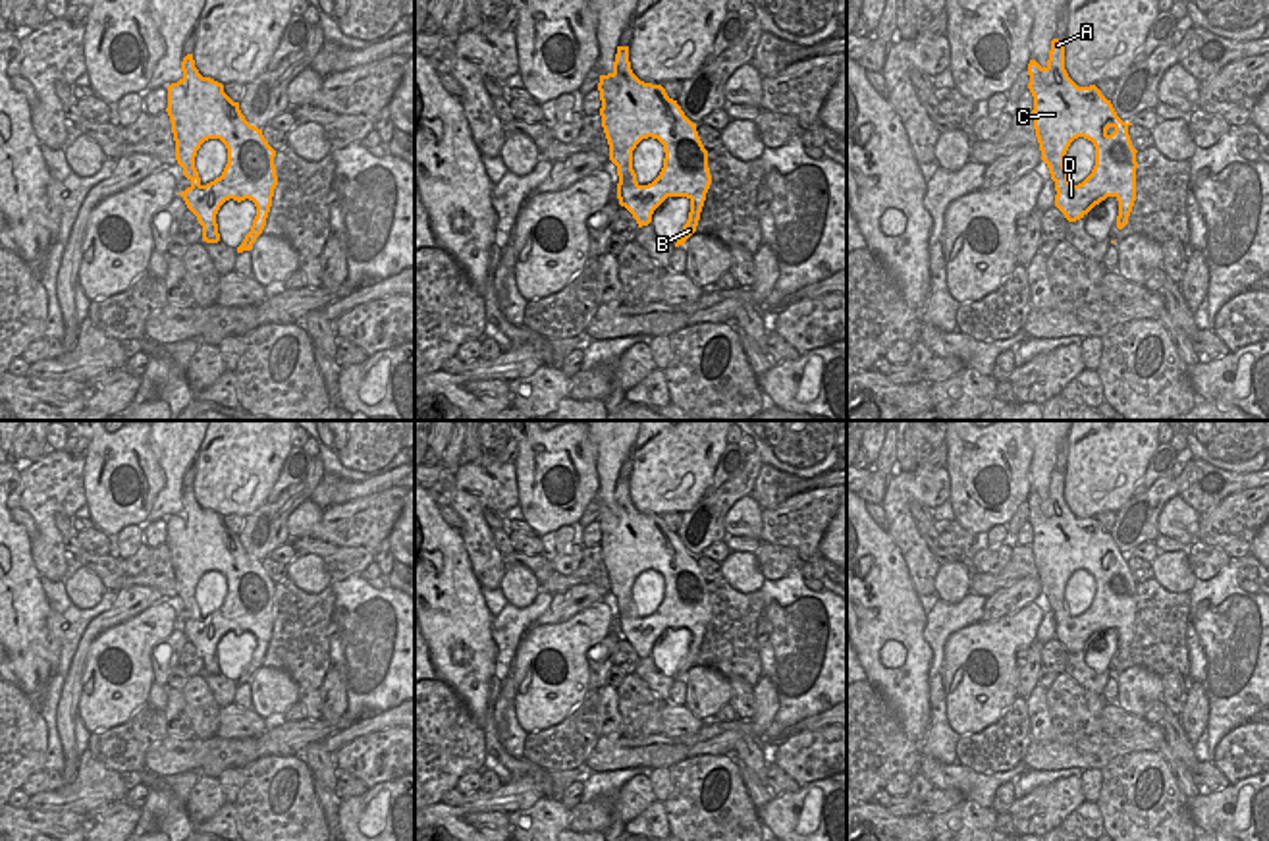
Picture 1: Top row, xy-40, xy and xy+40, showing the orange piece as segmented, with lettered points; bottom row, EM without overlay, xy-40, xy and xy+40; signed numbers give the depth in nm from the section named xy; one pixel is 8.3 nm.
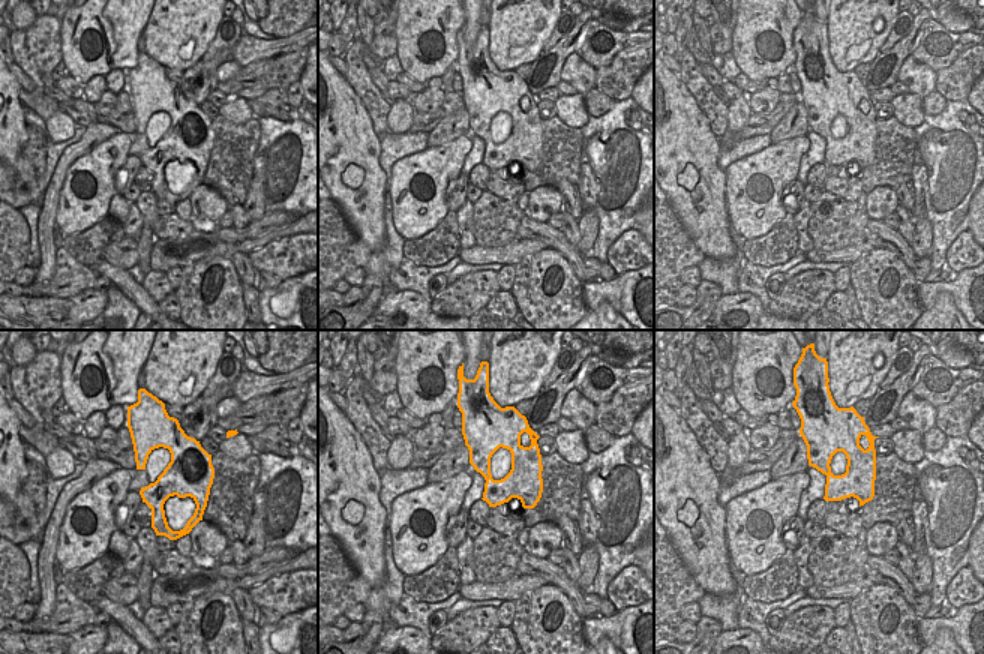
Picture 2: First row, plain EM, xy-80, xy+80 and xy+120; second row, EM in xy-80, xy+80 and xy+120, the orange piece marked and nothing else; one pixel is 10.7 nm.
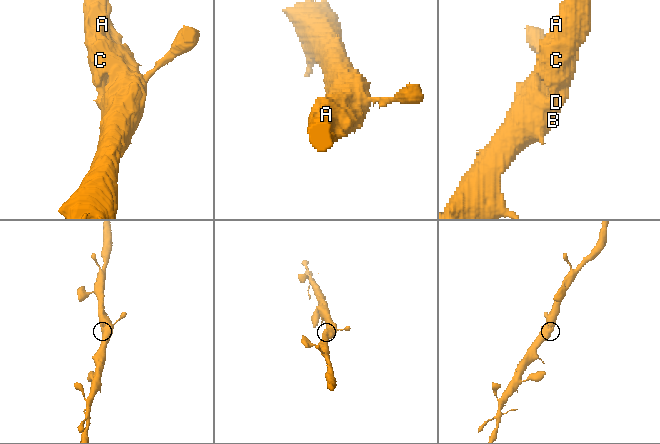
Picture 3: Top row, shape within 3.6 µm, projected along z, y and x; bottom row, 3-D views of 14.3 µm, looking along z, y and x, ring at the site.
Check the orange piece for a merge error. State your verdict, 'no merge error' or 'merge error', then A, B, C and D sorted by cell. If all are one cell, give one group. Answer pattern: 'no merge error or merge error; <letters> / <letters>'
no merge error; A B C D

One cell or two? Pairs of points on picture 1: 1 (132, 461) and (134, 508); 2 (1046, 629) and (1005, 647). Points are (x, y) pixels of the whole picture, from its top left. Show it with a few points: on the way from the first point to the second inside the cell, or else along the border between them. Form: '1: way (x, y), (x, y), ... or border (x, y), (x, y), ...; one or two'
1: way (145, 471), (147, 502); one
2: border (1046, 614), (1034, 639); two

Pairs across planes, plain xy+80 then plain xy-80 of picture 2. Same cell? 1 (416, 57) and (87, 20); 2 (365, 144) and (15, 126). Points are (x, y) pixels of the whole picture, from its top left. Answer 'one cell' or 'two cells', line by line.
1: one cell
2: one cell

